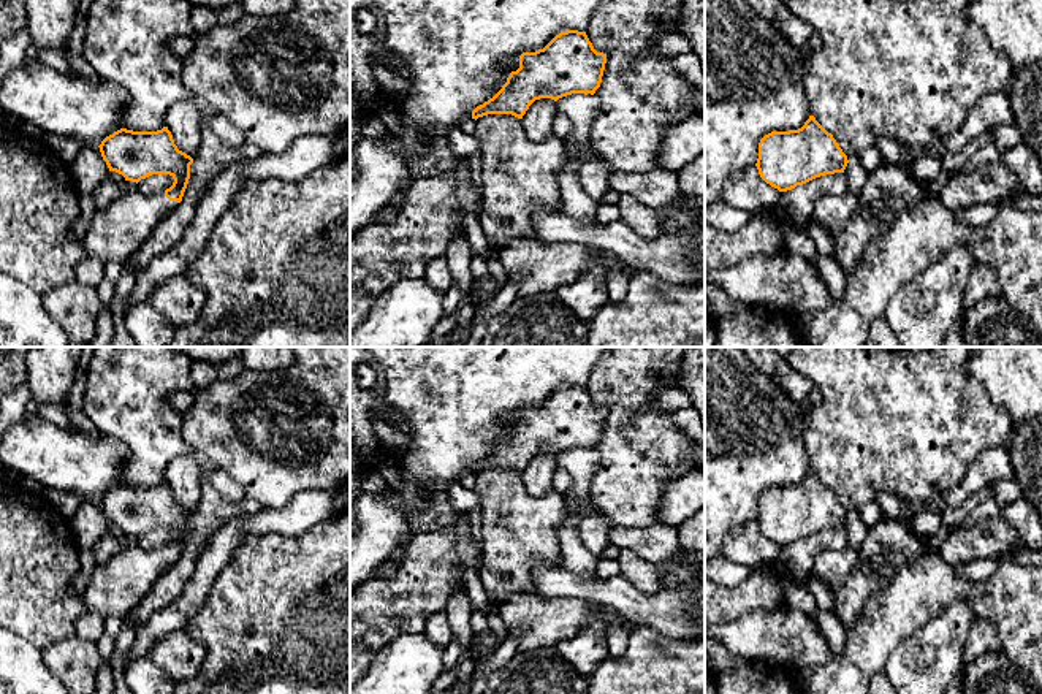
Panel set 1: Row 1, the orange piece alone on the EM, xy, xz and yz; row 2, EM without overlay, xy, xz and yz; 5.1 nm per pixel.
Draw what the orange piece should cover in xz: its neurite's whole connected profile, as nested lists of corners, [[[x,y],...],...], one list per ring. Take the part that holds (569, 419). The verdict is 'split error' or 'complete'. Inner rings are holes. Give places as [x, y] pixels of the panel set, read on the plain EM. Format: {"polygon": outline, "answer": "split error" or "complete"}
{"polygon": [[[567,385],[543,404],[523,407],[519,423],[502,444],[472,466],[472,474],[488,469],[511,469],[523,474],[540,453],[557,456],[572,448],[591,448],[600,442],[607,409],[597,407],[586,387]]], "answer": "complete"}

